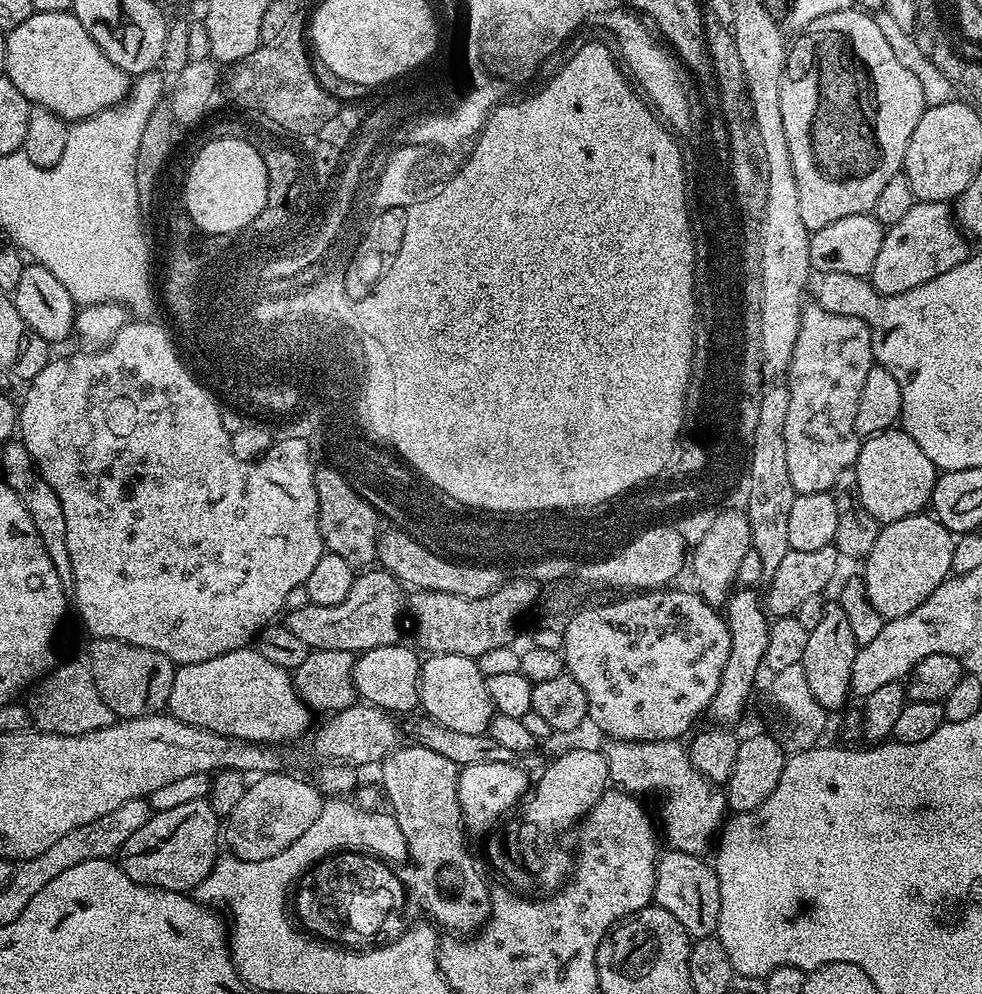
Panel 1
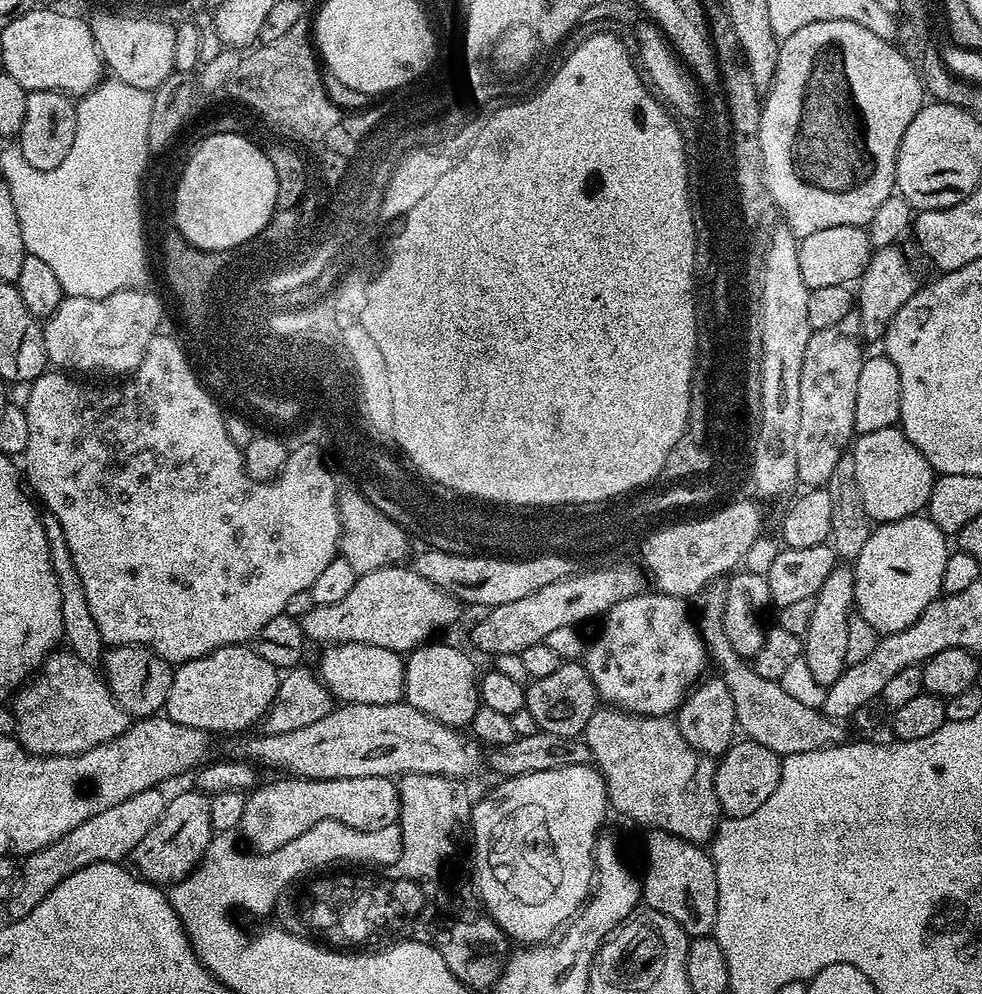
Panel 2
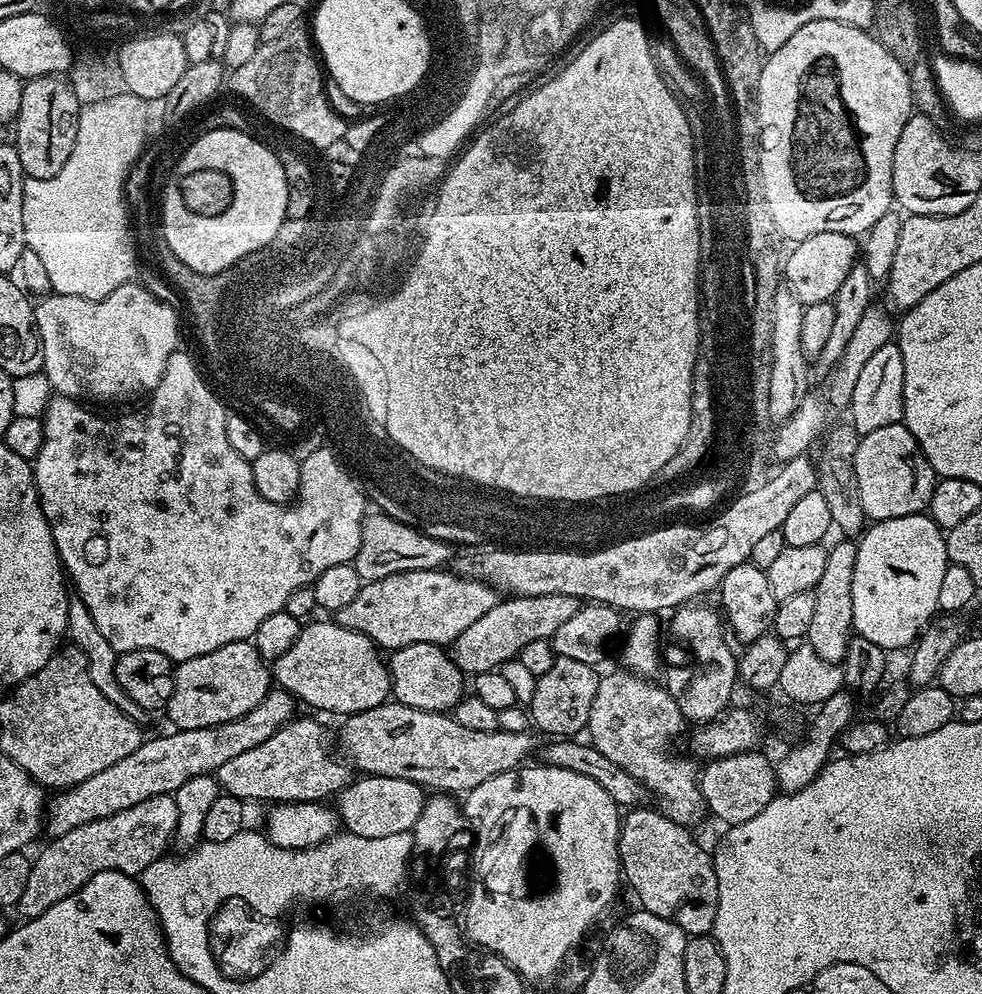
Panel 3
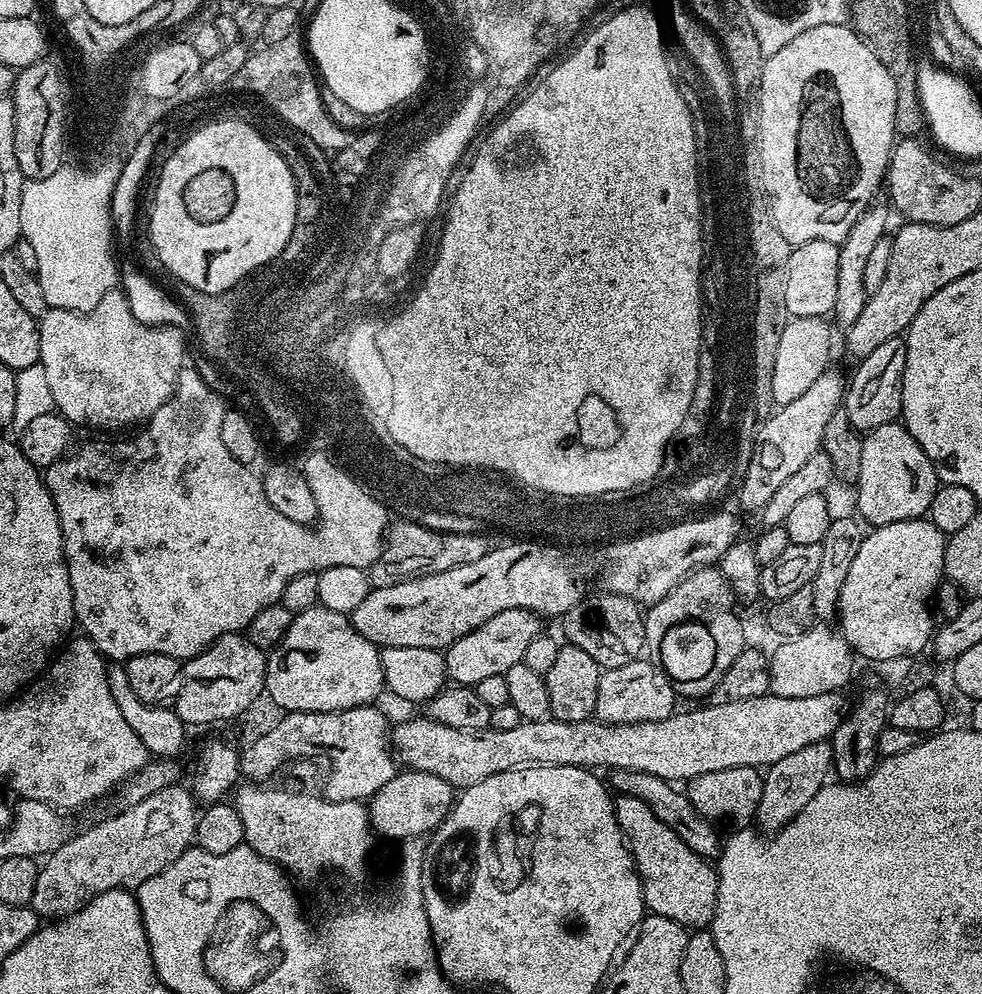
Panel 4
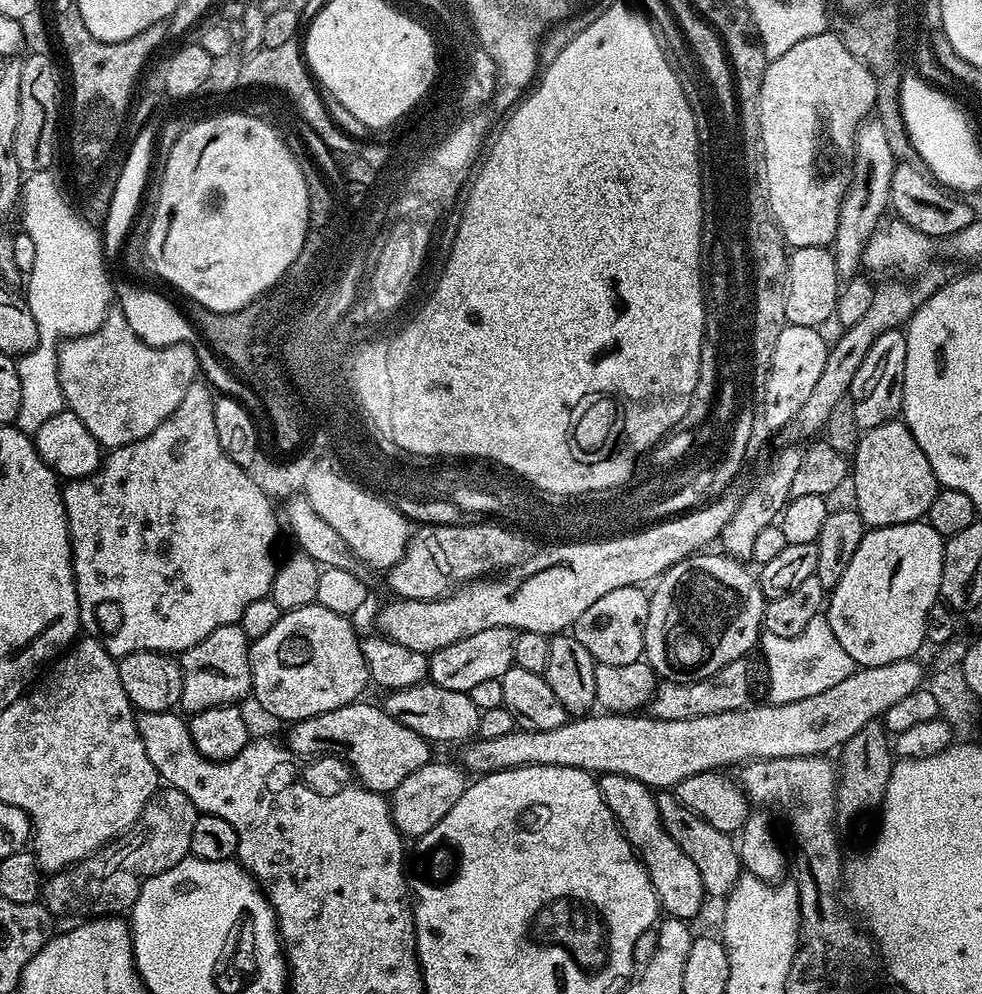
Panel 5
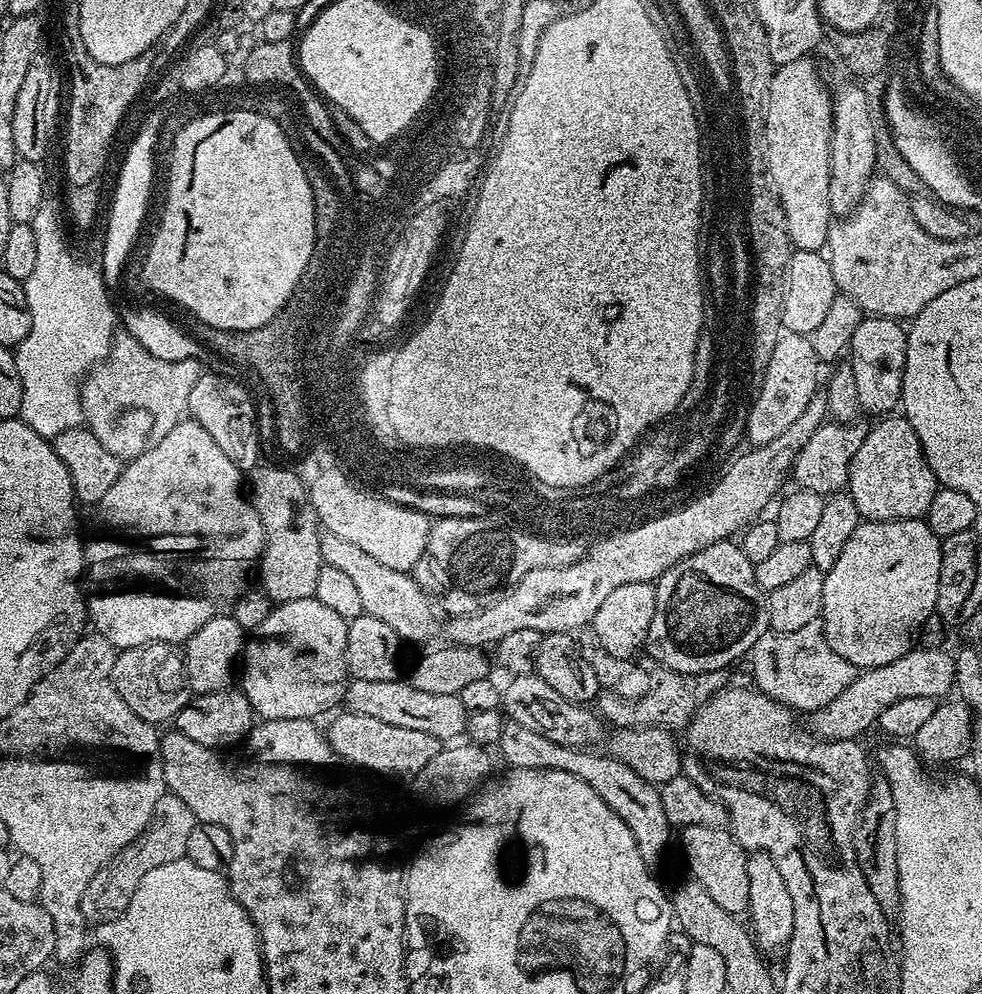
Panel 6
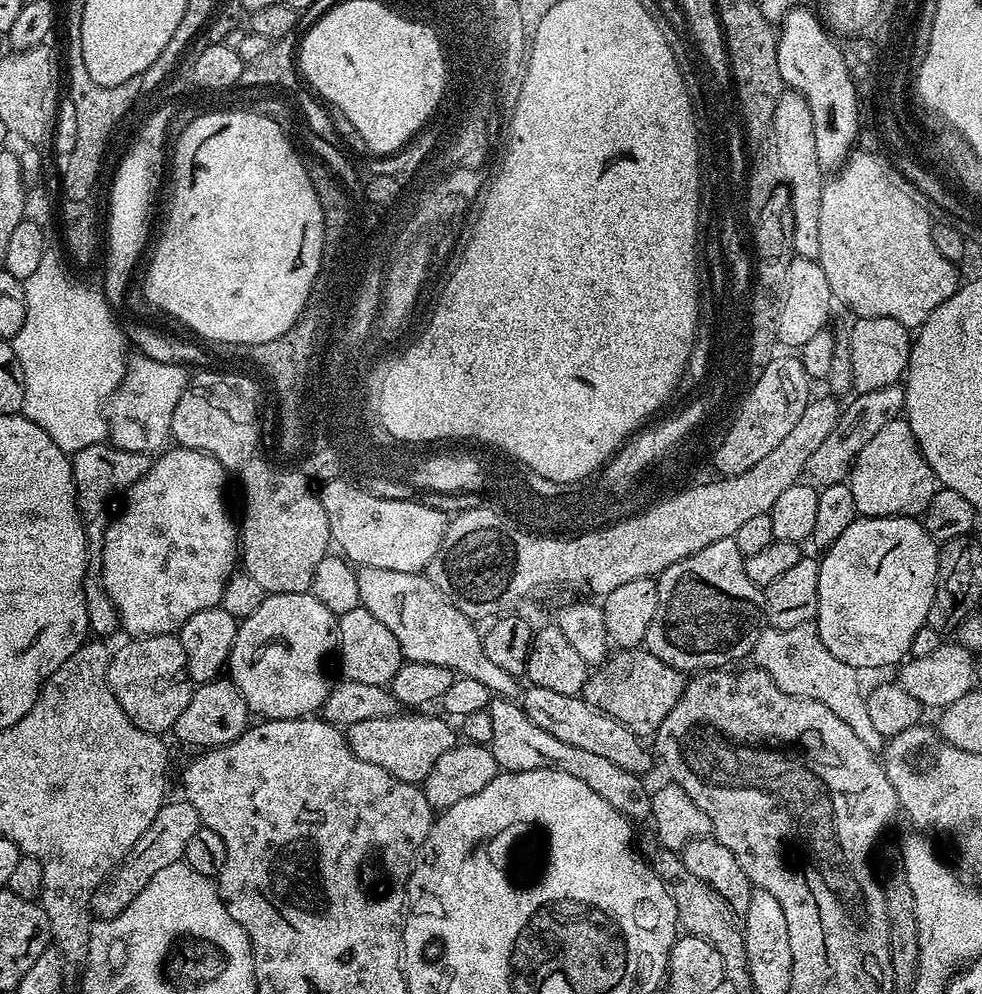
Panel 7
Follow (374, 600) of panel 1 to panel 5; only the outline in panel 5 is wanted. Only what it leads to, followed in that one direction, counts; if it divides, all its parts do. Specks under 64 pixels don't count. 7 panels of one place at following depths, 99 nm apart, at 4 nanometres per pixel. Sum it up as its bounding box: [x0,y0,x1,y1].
[376,495,737,654]

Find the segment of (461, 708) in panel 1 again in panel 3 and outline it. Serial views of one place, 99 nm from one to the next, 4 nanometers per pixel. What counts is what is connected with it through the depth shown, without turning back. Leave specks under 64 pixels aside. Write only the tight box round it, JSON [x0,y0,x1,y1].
[387,642,466,713]

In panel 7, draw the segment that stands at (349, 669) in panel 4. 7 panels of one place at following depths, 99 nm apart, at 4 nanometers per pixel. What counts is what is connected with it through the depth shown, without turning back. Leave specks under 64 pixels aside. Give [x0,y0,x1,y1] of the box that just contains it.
[227,591,340,720]

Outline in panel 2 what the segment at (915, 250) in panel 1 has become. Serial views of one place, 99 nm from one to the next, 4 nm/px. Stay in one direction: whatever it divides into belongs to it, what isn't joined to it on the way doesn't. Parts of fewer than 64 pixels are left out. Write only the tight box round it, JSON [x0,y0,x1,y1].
[854,246,922,342]

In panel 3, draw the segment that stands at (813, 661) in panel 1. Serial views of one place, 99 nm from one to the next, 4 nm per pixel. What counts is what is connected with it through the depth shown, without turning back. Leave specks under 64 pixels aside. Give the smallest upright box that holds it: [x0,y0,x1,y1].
[806,538,858,664]

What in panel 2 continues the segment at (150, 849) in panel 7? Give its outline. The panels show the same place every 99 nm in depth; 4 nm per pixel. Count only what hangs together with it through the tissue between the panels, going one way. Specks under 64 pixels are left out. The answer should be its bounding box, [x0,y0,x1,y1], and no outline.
[6,788,166,920]

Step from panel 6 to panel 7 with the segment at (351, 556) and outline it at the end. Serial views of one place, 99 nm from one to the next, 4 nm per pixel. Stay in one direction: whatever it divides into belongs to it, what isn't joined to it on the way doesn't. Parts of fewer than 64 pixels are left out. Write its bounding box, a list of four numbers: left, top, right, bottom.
[356,568,522,701]

